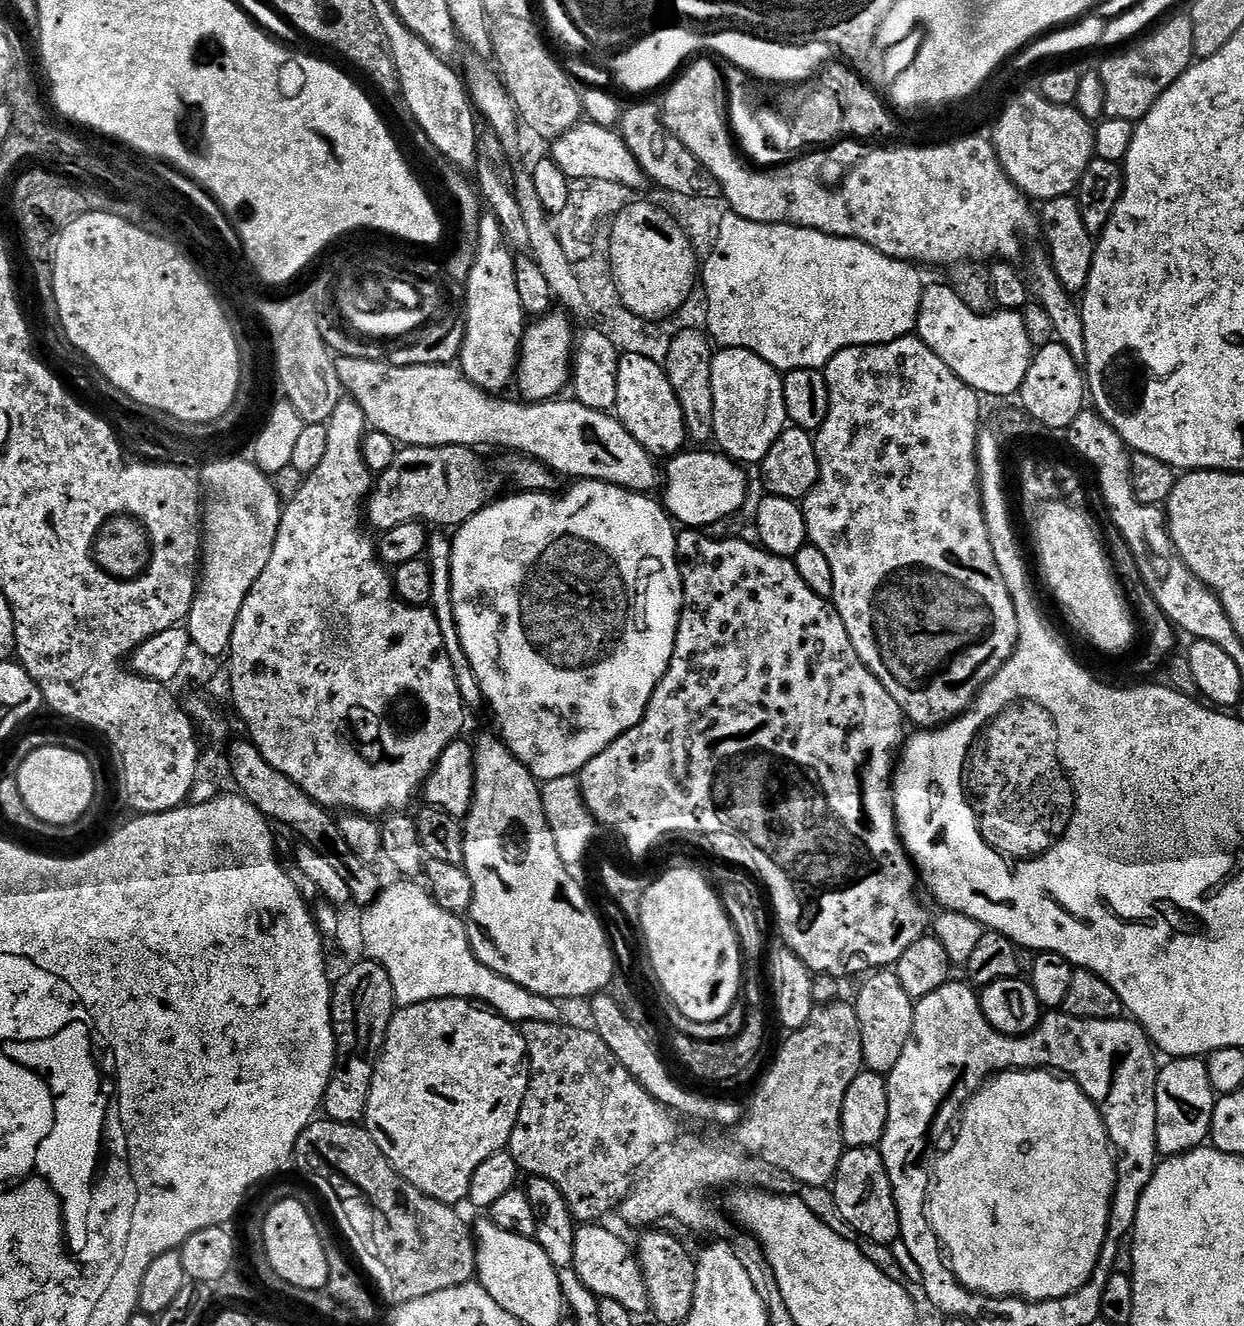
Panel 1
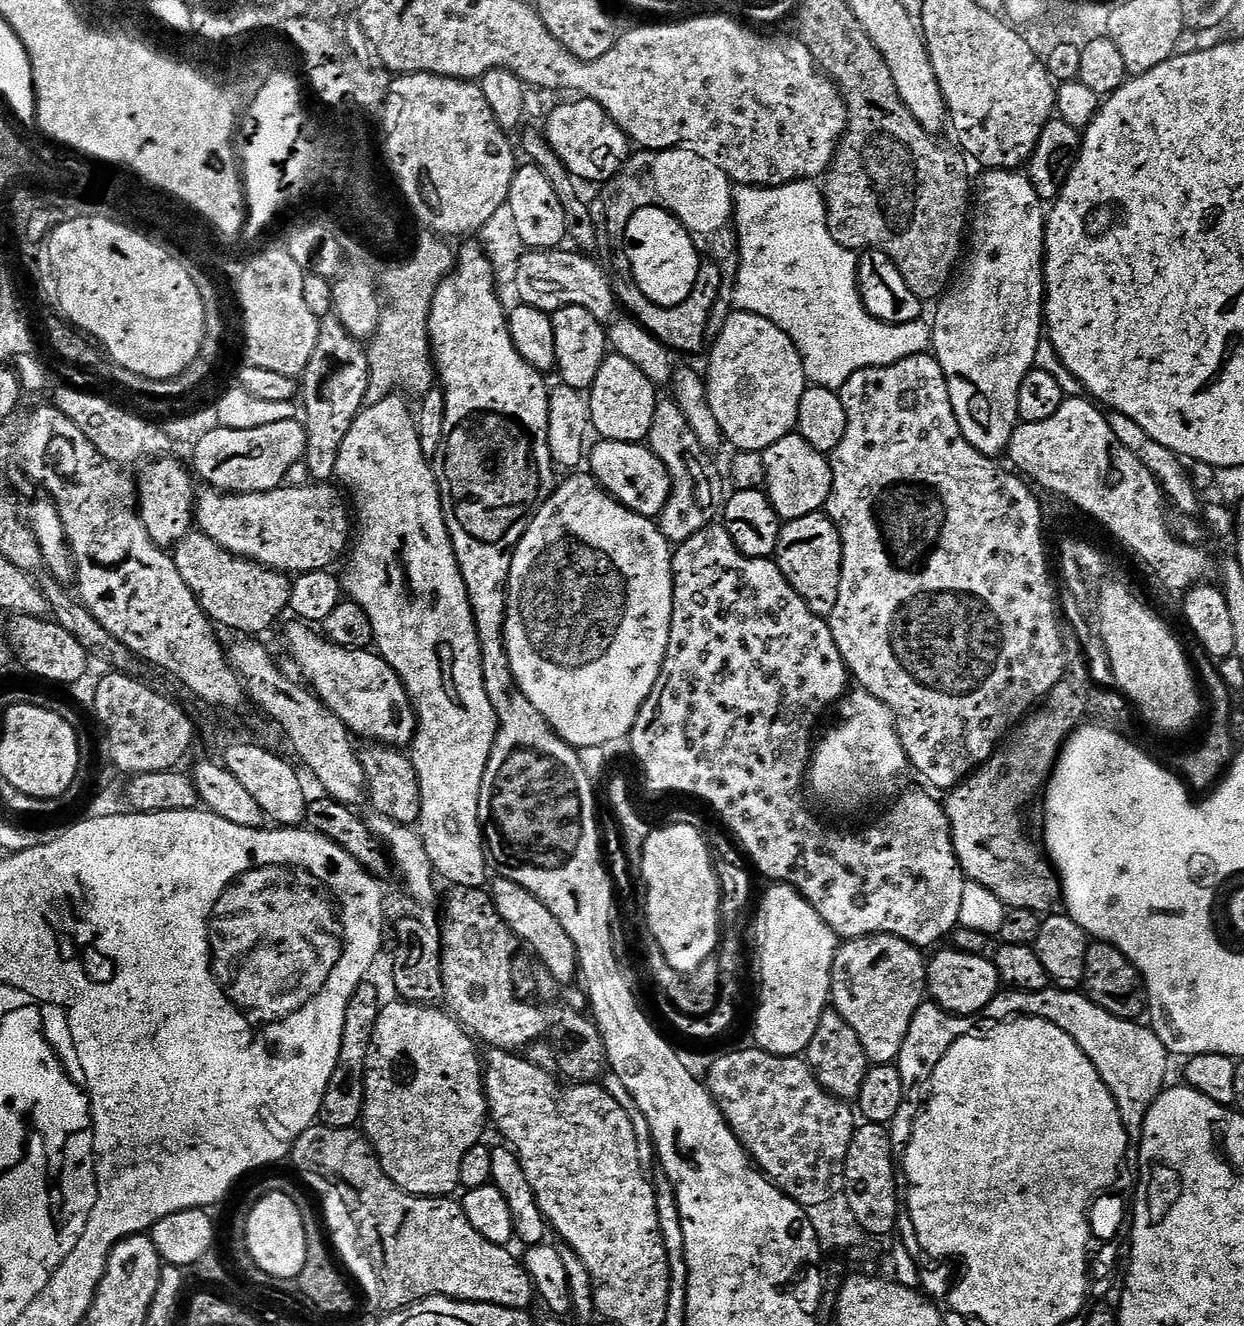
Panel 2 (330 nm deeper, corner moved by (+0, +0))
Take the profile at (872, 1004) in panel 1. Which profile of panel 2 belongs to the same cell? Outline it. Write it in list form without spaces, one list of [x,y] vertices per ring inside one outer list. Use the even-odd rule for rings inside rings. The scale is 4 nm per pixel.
[[[877,934],[859,936],[856,940],[841,943],[836,950],[836,961],[832,964],[831,1003],[835,1011],[858,1034],[873,1065],[890,1064],[899,1057],[902,1042],[910,1030],[910,1022],[920,1009],[926,996],[926,956],[921,949],[909,940],[898,936]]]

